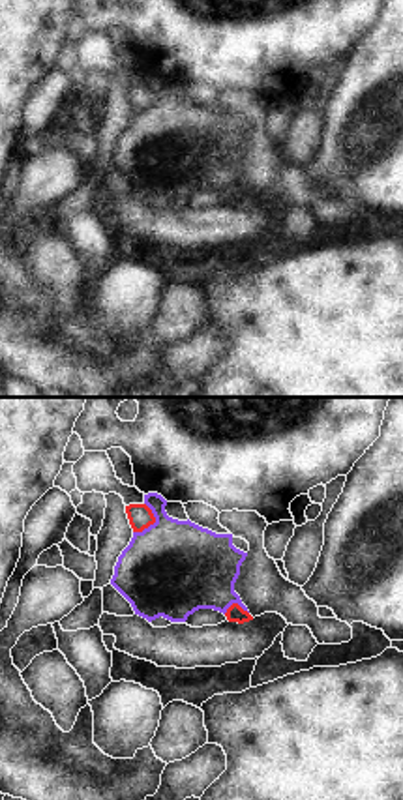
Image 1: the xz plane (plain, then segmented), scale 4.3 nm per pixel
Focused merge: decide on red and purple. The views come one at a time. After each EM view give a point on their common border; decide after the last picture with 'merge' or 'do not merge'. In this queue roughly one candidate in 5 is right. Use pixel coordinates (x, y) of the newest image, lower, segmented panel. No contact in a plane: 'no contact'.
contact (152, 523)

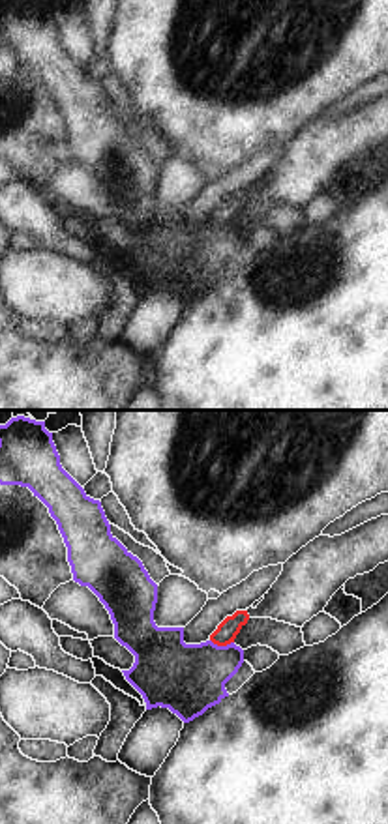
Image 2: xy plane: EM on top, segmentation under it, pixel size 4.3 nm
contact (222, 645)

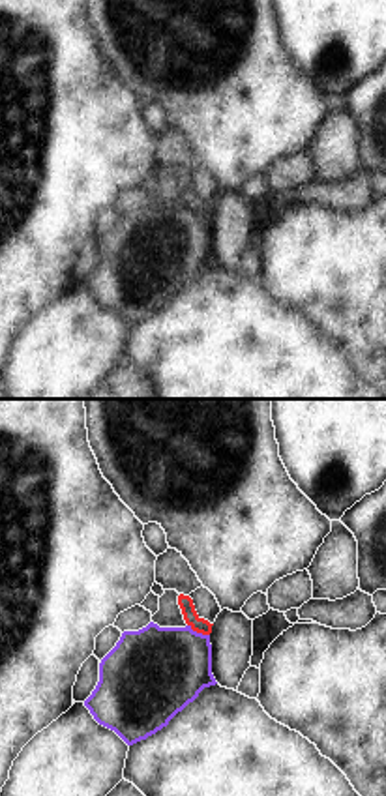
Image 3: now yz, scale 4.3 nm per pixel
contact (199, 632)

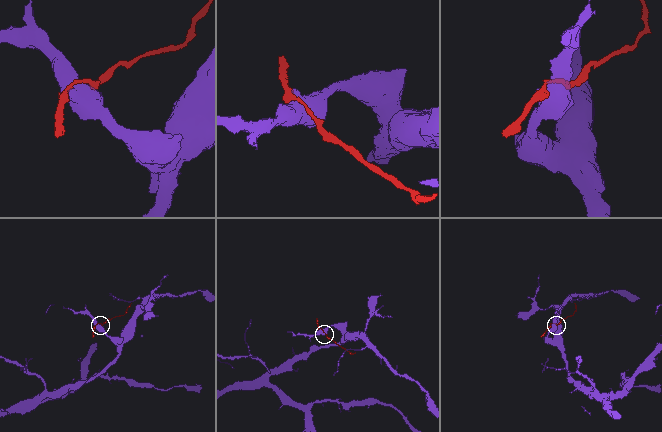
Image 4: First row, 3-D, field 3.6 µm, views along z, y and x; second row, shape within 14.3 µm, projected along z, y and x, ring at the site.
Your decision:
do not merge

